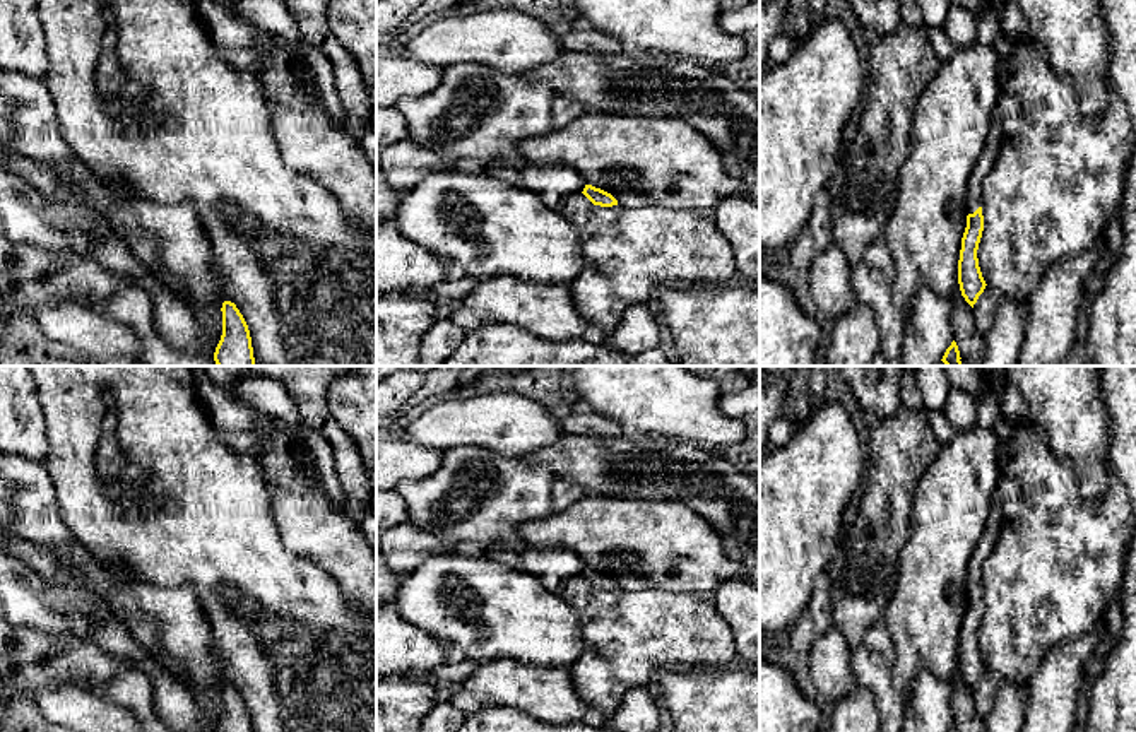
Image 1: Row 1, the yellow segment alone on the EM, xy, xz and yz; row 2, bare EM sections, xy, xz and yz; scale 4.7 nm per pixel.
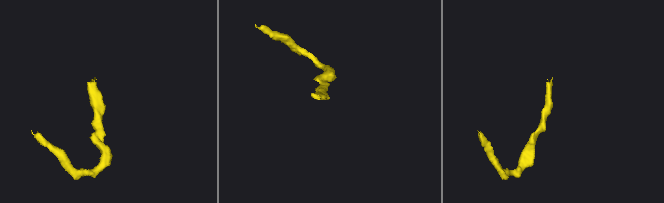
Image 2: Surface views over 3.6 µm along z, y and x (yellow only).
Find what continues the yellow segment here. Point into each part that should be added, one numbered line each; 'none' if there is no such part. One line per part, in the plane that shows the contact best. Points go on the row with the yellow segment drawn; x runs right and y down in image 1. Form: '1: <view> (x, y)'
1: yz (994, 141)

